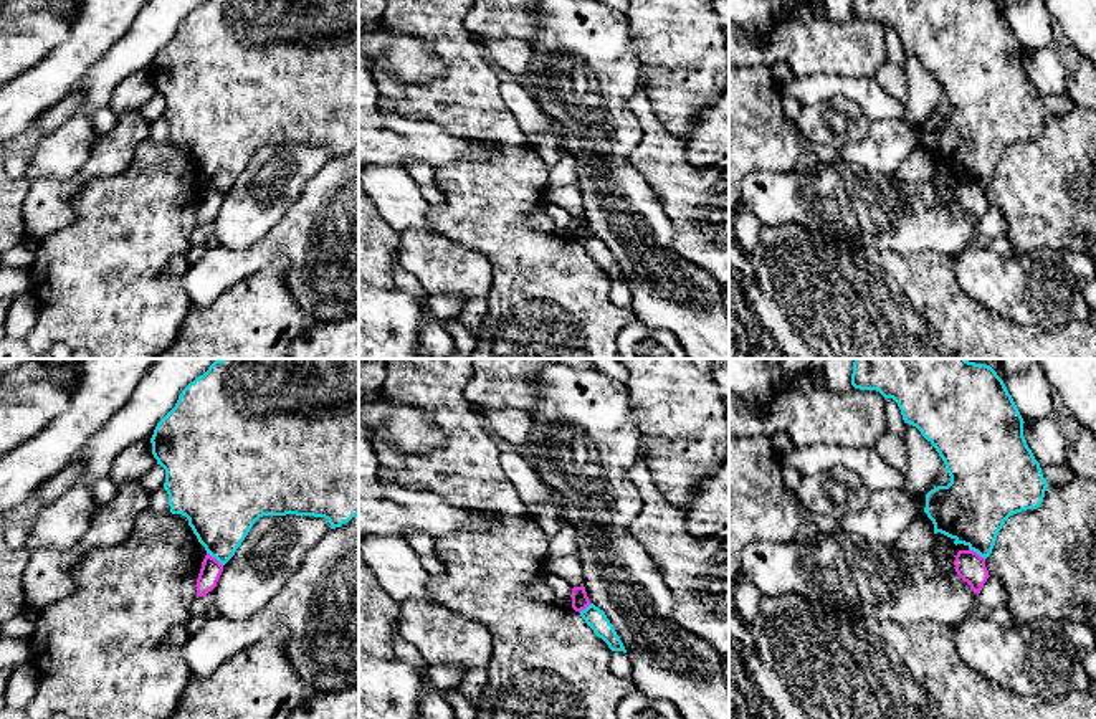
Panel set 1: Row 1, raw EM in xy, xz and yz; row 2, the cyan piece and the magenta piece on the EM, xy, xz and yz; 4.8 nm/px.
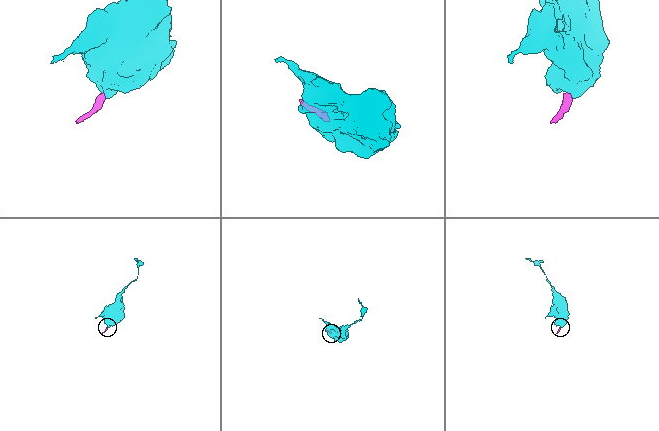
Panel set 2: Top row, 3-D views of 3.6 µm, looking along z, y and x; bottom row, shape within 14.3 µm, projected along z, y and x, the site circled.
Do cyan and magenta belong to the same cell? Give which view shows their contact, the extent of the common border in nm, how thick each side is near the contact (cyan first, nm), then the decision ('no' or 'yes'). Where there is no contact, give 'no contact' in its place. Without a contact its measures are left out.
meets cyan in xy; contact 100 nm long; 340 nm thick on the cyan side, 100 nm on the other; no

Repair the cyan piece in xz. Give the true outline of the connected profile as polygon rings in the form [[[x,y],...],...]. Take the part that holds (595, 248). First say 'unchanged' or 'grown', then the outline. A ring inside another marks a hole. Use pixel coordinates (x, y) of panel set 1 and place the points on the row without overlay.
unchanged; [[[590,233],[585,240],[580,241],[580,246],[593,260],[593,263],[608,274],[612,281],[627,283],[620,266],[617,264],[603,240]]]

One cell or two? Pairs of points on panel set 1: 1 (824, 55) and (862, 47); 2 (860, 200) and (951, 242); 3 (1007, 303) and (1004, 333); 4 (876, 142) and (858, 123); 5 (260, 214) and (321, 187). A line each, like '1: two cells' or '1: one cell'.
1: one cell
2: one cell
3: two cells
4: two cells
5: two cells

